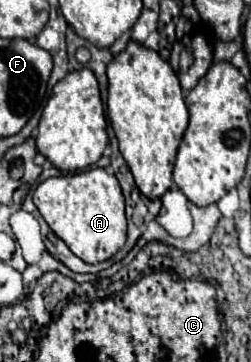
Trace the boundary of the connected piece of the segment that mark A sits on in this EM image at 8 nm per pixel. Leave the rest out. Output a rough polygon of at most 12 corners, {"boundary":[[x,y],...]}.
{"boundary":[[104,168],[44,180],[34,204],[84,262],[126,242],[124,196]]}

